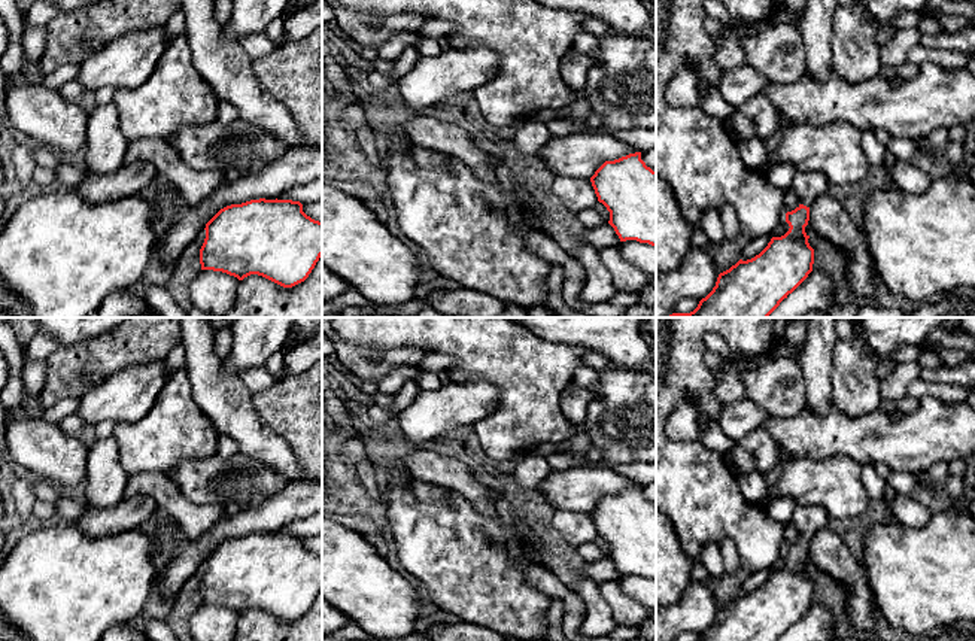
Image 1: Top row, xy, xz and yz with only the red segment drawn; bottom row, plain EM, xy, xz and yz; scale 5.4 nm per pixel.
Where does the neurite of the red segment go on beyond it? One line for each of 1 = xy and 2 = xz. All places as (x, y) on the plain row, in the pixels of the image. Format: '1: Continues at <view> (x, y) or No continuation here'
1: No continuation here
2: No continuation here

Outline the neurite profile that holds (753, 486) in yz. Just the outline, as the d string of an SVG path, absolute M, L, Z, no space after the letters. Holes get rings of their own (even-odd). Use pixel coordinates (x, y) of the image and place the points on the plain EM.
M757 470L750 473L736 473L736 480L742 496L748 502L765 505L771 499L765 476Z

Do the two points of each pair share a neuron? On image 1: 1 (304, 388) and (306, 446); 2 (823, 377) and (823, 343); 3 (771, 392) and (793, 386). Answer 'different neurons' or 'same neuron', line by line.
1: same neuron
2: same neuron
3: same neuron

